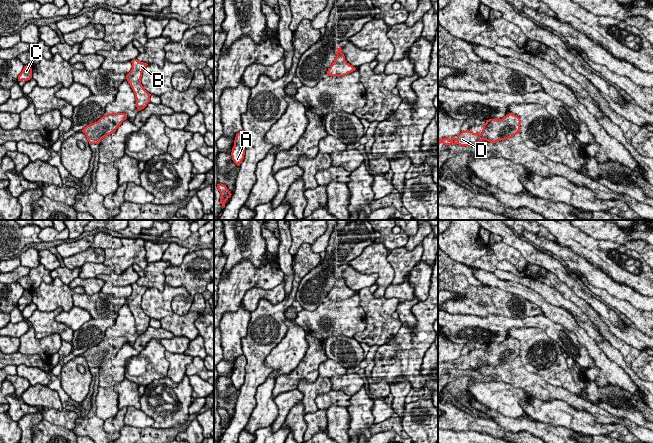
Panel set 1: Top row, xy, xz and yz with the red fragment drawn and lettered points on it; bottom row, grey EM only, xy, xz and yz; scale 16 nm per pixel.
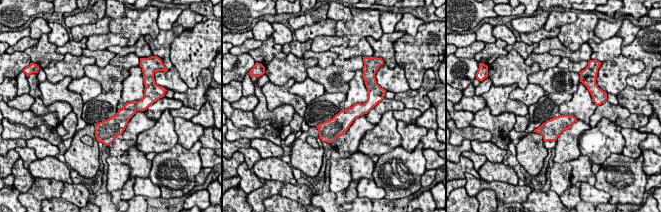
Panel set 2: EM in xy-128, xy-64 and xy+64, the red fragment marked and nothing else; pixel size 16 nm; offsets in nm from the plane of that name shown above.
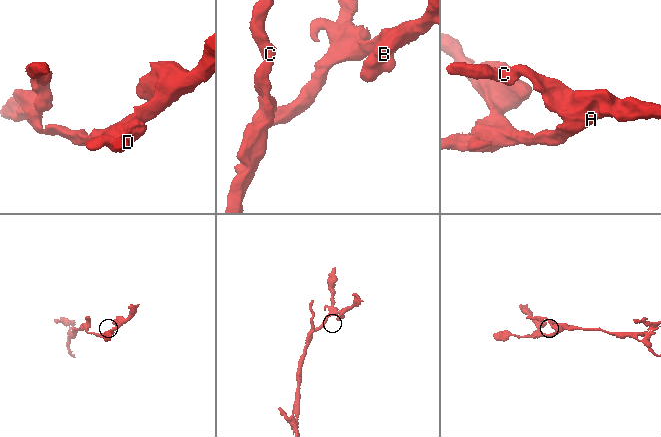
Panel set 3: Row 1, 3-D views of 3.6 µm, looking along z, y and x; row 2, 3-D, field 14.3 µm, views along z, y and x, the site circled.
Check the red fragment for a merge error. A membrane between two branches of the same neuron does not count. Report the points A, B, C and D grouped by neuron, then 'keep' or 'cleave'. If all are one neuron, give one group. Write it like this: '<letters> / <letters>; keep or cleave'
A C D / B; cleave

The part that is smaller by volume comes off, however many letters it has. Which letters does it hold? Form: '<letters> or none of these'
B

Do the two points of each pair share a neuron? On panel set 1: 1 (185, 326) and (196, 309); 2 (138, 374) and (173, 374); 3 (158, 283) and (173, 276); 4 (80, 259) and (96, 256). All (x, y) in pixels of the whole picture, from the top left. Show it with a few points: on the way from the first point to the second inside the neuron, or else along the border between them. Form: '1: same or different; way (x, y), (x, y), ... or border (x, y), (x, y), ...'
1: same; way (186, 322), (194, 313)
2: different; border (164, 351), (164, 356), (168, 362), (167, 375)
3: different; border (169, 264), (164, 270), (164, 282)
4: same; way (84, 257), (92, 256)

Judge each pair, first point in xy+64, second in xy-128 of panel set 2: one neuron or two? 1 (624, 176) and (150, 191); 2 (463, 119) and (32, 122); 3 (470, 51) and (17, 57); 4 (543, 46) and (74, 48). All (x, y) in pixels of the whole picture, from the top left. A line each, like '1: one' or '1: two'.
1: two
2: one
3: two
4: two

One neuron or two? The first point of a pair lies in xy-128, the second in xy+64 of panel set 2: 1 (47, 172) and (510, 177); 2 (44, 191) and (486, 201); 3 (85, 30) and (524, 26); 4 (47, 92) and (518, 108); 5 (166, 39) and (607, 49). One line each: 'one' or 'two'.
1: one
2: one
3: two
4: one
5: one

